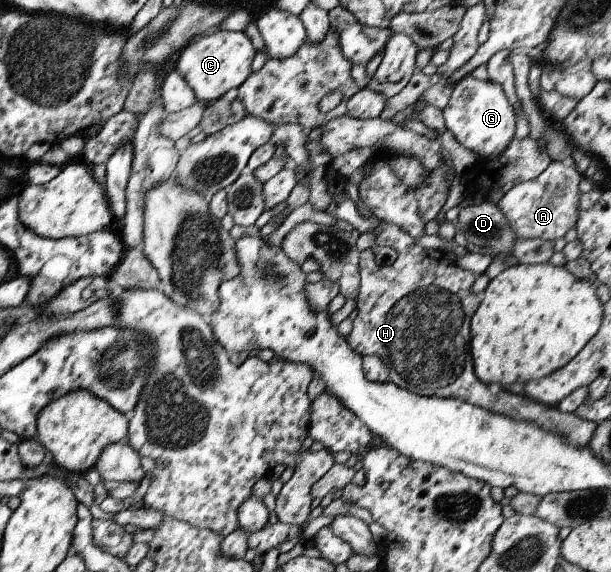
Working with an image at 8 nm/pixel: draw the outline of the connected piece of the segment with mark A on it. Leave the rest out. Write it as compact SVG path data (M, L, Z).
M566 157L561 162L551 163L534 180L515 184L497 202L504 212L508 226L514 230L517 240L542 239L554 241L574 228L578 220L578 202L580 202L580 181L584 175L577 170L577 165Z

